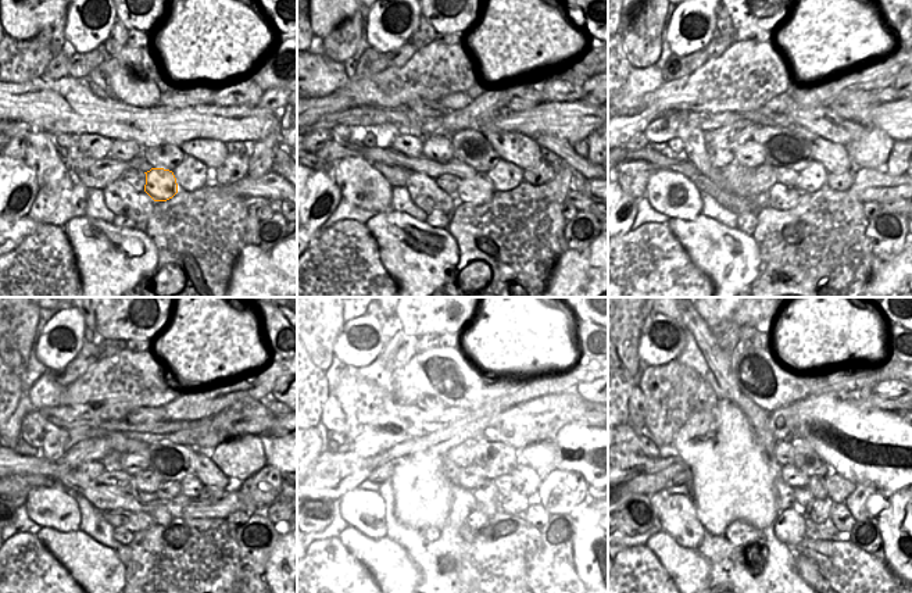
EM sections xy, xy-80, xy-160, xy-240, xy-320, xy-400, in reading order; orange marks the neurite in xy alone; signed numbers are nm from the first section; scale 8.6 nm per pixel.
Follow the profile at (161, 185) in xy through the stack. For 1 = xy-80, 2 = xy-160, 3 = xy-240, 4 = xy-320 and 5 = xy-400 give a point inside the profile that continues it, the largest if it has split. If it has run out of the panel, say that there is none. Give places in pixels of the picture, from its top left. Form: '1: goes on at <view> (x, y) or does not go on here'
1: goes on at xy-80 (476, 190)
2: goes on at xy-160 (783, 197)
3: goes on at xy-240 (160, 515)
4: goes on at xy-320 (475, 522)
5: goes on at xy-400 (790, 527)

